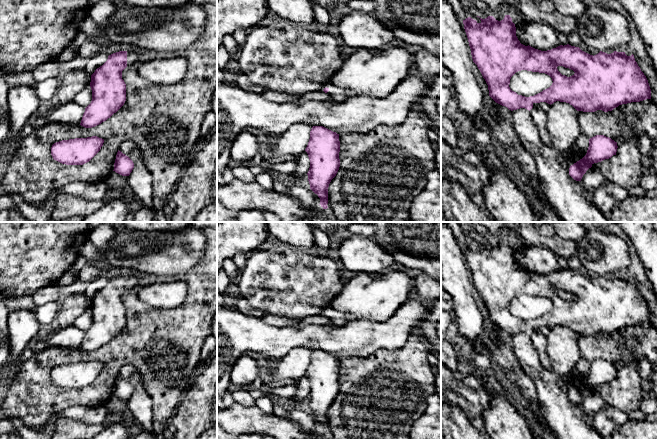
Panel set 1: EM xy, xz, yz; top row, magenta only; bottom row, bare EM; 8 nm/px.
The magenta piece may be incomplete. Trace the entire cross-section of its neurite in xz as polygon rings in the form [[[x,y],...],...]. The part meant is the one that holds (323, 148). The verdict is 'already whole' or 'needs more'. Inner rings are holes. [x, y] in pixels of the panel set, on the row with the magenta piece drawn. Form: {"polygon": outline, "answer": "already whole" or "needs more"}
{"polygon": [[[313,126],[305,149],[310,160],[307,173],[310,189],[320,198],[320,206],[327,209],[328,187],[340,167],[339,134],[323,126]]], "answer": "already whole"}

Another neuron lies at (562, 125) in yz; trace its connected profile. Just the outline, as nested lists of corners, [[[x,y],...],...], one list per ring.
[[[556,101],[545,114],[552,146],[561,153],[568,151],[581,135],[578,111],[569,103]]]

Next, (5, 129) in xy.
[[[0,72],[0,146],[9,140],[11,128],[8,108],[8,85]]]

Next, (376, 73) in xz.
[[[402,47],[384,49],[357,49],[345,58],[341,68],[332,77],[331,82],[344,89],[352,89],[355,95],[382,98],[389,95],[413,69],[413,56]]]

